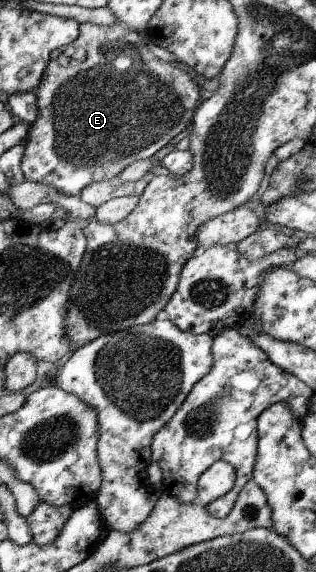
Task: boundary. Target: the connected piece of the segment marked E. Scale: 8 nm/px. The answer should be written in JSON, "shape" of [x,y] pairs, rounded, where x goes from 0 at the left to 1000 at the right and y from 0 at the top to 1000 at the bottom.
{"shape":[[[373,37],[351,45],[259,38],[228,75],[165,89],[152,122],[108,159],[127,189],[120,205],[70,248],[76,315],[158,325],[206,343],[247,343],[288,320],[373,309],[418,283],[475,278],[589,226],[611,208],[608,194],[620,194],[627,156],[582,124],[494,101],[459,77],[434,56]]]}

